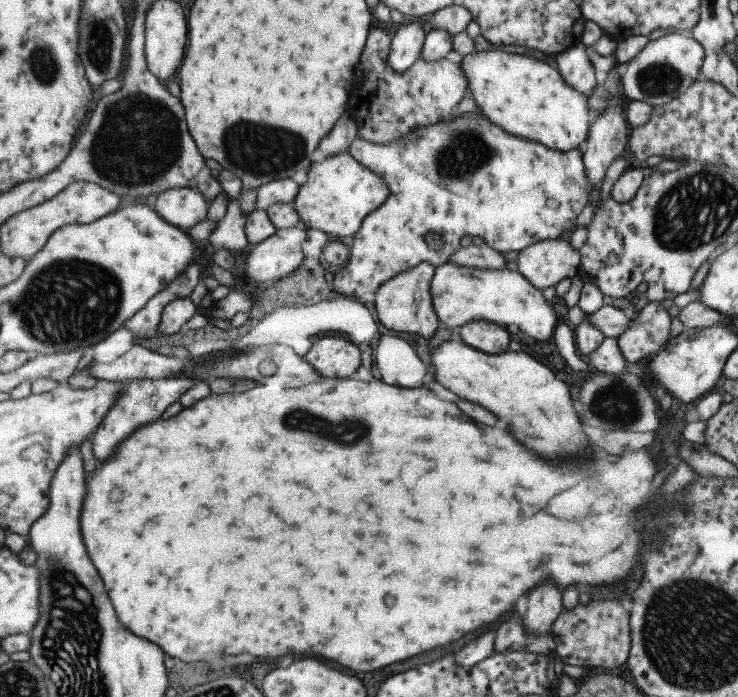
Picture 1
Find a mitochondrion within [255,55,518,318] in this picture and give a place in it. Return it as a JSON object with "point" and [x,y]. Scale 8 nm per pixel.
{"point":[468,151]}

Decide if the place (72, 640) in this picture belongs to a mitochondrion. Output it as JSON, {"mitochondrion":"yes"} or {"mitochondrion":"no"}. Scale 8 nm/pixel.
{"mitochondrion":"yes"}

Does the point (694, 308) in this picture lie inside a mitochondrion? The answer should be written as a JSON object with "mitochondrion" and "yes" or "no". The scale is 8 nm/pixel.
{"mitochondrion":"no"}

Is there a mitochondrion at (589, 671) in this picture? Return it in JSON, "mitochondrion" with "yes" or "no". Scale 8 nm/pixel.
{"mitochondrion":"no"}

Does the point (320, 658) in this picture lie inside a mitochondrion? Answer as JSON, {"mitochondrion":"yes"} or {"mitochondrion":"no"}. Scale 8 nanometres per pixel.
{"mitochondrion":"no"}

